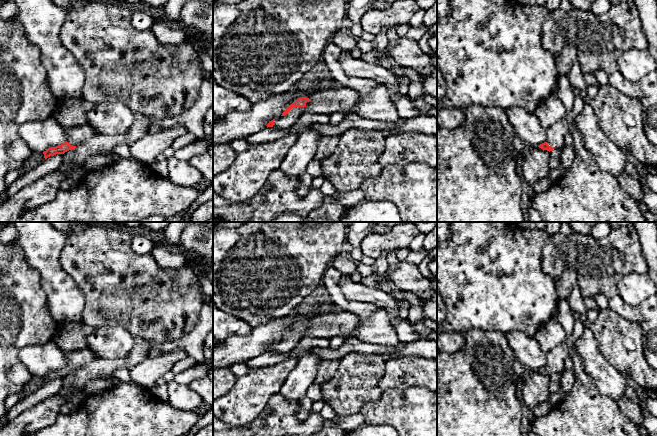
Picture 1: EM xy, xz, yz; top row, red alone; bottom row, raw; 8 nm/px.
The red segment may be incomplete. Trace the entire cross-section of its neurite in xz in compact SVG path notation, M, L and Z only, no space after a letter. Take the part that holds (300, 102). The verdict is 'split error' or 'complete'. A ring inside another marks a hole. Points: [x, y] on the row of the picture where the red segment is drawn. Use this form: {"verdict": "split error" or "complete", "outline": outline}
{"verdict": "split error", "outline": "M307 97L298 98L294 103L287 107L279 118L270 121L267 124L267 127L287 129L293 126L305 112L305 107L310 102L311 100Z"}

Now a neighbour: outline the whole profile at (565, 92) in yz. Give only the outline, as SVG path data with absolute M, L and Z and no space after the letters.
M562 75L558 77L554 93L563 103L566 110L568 112L571 111L573 108L574 88L570 83L568 75Z

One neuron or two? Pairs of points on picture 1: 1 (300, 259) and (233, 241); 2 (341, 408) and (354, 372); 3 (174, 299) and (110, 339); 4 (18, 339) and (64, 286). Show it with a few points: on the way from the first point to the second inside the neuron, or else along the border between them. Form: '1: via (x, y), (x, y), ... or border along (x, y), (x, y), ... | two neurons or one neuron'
1: via (283, 253), (250, 253) | one neuron
2: via (346, 399), (347, 392), (354, 384), (354, 381) | one neuron
3: border along (102, 326), (121, 326), (133, 336) | two neurons
4: border along (40, 282), (48, 304), (49, 314), (58, 323) | two neurons

